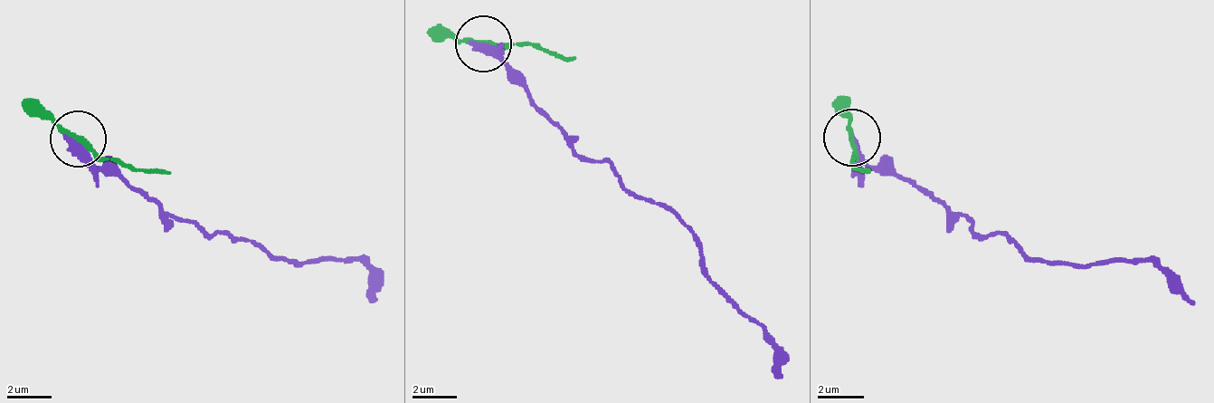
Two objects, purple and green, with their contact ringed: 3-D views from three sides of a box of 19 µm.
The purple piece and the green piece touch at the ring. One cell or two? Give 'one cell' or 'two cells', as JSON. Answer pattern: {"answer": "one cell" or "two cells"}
{"answer": "two cells"}

